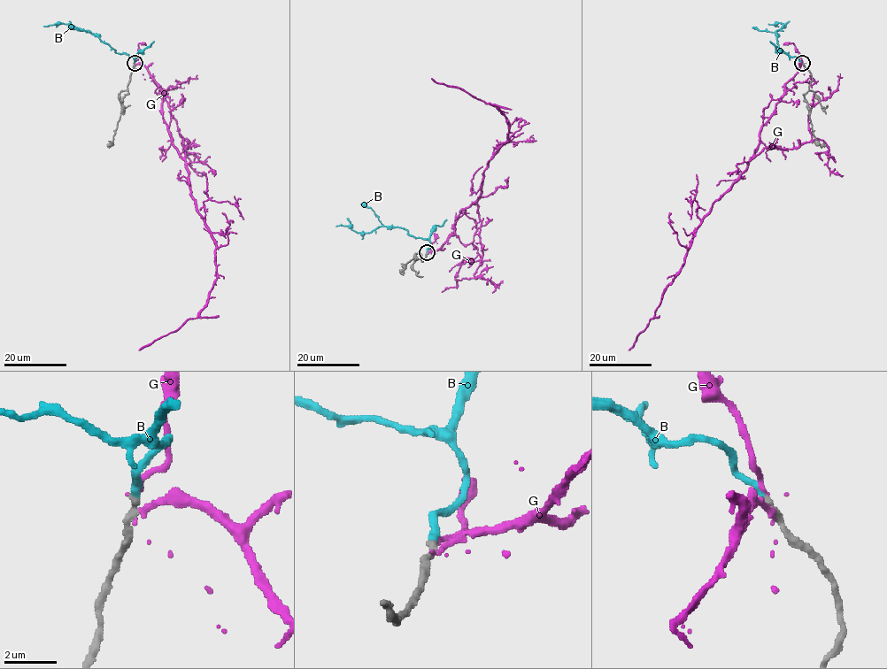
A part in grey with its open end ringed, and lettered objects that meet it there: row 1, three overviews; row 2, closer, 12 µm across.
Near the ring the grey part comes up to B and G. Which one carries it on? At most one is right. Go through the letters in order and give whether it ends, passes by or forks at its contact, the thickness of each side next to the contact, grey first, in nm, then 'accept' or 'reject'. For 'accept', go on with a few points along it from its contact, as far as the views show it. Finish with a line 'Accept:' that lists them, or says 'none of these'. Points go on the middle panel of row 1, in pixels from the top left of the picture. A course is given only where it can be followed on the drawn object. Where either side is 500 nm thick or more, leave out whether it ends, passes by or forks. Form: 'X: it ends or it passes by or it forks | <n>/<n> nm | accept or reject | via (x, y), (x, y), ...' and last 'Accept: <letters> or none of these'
B: it ends | 280/260 nm | accept | via (427, 253), (430, 242), (399, 226), (381, 226), (361, 232), (349, 225), (335, 226)
G: it passes by | 320/160 nm | reject
Accept: B

